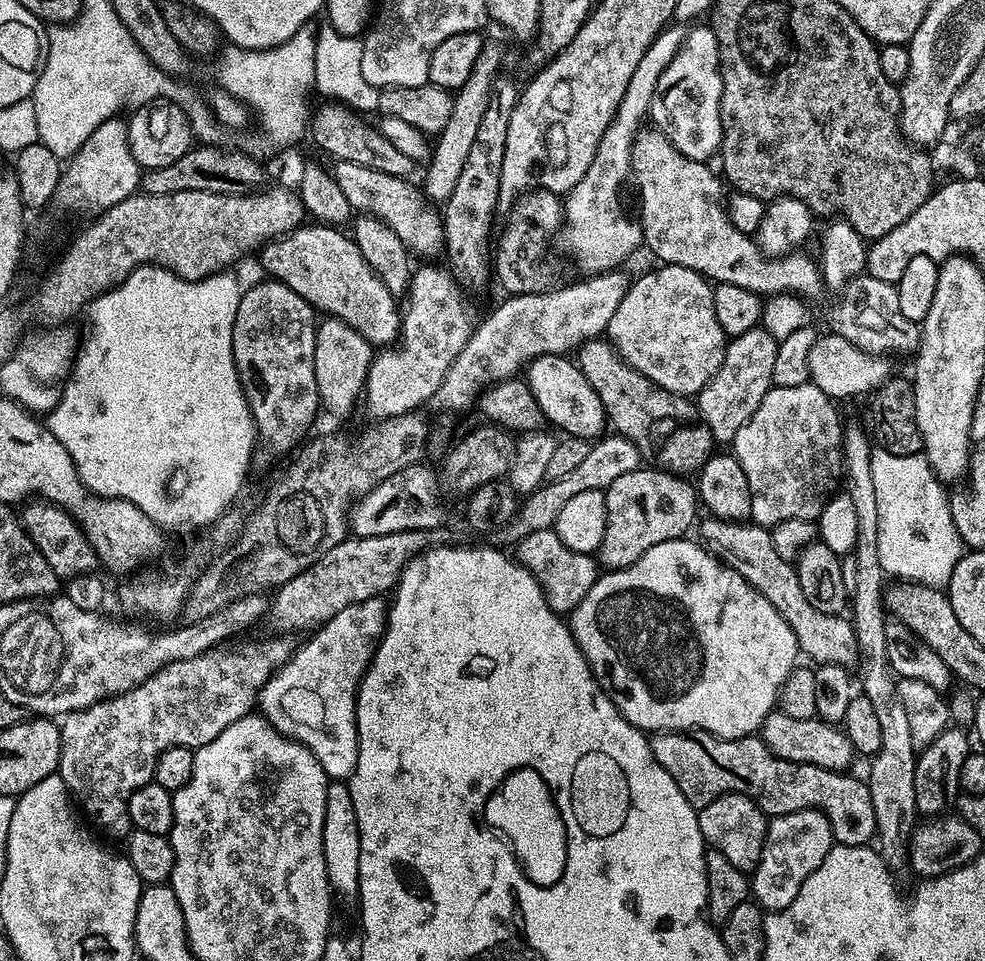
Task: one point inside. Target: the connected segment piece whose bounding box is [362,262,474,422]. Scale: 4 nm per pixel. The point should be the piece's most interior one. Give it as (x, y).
(436, 321)

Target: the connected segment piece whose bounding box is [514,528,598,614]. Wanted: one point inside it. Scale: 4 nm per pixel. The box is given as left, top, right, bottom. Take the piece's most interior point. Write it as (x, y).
(565, 576)

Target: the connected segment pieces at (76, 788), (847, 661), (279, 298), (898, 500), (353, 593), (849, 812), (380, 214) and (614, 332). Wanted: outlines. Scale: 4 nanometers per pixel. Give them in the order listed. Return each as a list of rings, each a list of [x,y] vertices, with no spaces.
[[[272,634],[269,640],[248,640],[241,648],[228,648],[225,652],[219,650],[211,650],[204,652],[201,656],[188,658],[186,661],[170,662],[164,668],[160,668],[152,676],[146,678],[140,684],[134,685],[128,692],[123,692],[117,696],[109,696],[105,700],[83,708],[80,712],[73,712],[63,717],[60,724],[60,737],[62,738],[62,754],[60,755],[60,767],[58,774],[66,782],[69,793],[74,797],[75,803],[80,804],[88,811],[88,816],[101,828],[104,832],[109,832],[112,836],[127,837],[132,828],[132,819],[128,813],[128,800],[134,794],[134,790],[138,790],[142,786],[153,783],[156,774],[156,760],[163,752],[171,748],[191,748],[193,750],[201,748],[206,742],[214,742],[214,738],[218,738],[218,734],[222,734],[222,730],[226,730],[226,726],[230,726],[234,722],[238,722],[243,716],[249,715],[257,707],[260,691],[264,689],[264,683],[272,677],[274,672],[280,671],[280,667],[290,659],[294,651],[294,644],[291,644],[289,637],[284,634]]]
[[[711,514],[705,515],[705,520],[699,521],[700,536],[703,547],[707,548],[716,559],[721,560],[727,568],[733,568],[794,630],[796,647],[817,665],[842,664],[852,666],[857,663],[858,651],[855,630],[851,619],[843,615],[831,616],[816,610],[806,600],[798,580],[795,563],[791,559],[782,558],[775,549],[772,533],[761,524],[741,522],[738,520],[719,520]]]
[[[264,278],[261,284],[241,291],[232,331],[232,353],[256,424],[259,459],[272,460],[283,452],[291,453],[297,447],[296,440],[305,439],[304,431],[311,426],[316,411],[321,411],[314,374],[316,329],[312,315],[312,305],[278,280]]]
[[[876,446],[871,449],[870,474],[877,499],[877,542],[882,572],[897,581],[913,580],[943,589],[954,574],[954,566],[958,566],[961,556],[965,555],[966,545],[950,514],[949,493],[944,493],[945,485],[936,477],[936,471],[930,466],[927,456],[899,456],[890,454],[883,446]]]
[[[429,528],[426,531],[398,531],[374,538],[345,537],[318,562],[312,563],[275,591],[266,620],[269,620],[273,631],[292,634],[294,630],[319,627],[346,606],[385,595],[384,592],[389,593],[395,587],[402,569],[413,557],[441,545],[440,534],[440,528]]]
[[[669,730],[651,733],[648,736],[648,745],[662,770],[666,770],[666,774],[670,774],[674,782],[678,782],[678,790],[682,790],[686,802],[690,802],[690,806],[697,810],[714,802],[714,798],[722,794],[737,792],[750,797],[764,811],[765,816],[771,818],[809,807],[808,795],[828,796],[828,801],[822,804],[822,811],[828,817],[832,838],[836,844],[849,844],[851,848],[858,848],[867,845],[877,835],[871,790],[863,779],[848,776],[852,774],[844,772],[831,772],[813,764],[799,764],[786,758],[778,758],[764,745],[759,735],[743,736],[737,740],[721,740],[718,736],[711,736],[708,732],[699,730]]]
[[[336,160],[330,168],[330,175],[335,180],[336,185],[346,196],[346,202],[350,202],[353,210],[360,214],[376,216],[379,220],[384,220],[398,238],[407,246],[409,253],[424,258],[436,258],[441,255],[445,247],[444,220],[441,213],[435,212],[433,205],[426,201],[426,197],[419,187],[416,188],[407,179],[382,174],[378,169],[365,164],[355,164],[345,160]]]
[[[664,264],[660,266],[657,272],[648,272],[645,276],[640,277],[638,280],[633,279],[626,295],[622,298],[622,302],[618,306],[618,310],[614,310],[614,318],[610,318],[608,323],[608,331],[606,333],[607,339],[610,341],[613,348],[621,356],[631,368],[641,372],[650,382],[657,384],[659,388],[665,388],[668,392],[685,398],[695,397],[704,385],[708,383],[708,379],[716,373],[718,366],[722,364],[724,357],[724,349],[726,347],[726,337],[722,326],[718,326],[718,318],[714,314],[714,300],[712,298],[713,285],[709,283],[705,277],[700,273],[683,268],[677,264]]]

